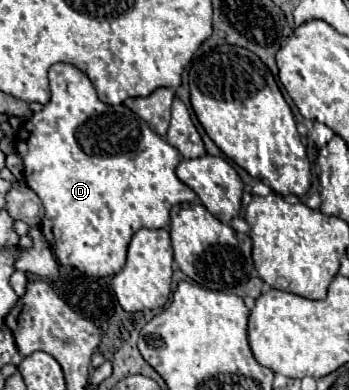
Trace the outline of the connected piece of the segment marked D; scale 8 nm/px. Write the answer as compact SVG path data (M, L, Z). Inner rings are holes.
M54 64L48 70L48 80L50 80L50 92L52 98L48 104L44 104L44 108L36 114L32 114L32 118L28 122L24 122L24 126L18 130L16 136L16 152L22 158L24 164L24 178L26 184L38 194L38 198L42 200L44 206L44 218L42 218L42 234L48 240L56 260L66 266L66 268L74 268L84 276L90 278L104 278L104 276L114 276L122 270L124 262L126 262L126 248L130 244L130 238L136 230L140 228L164 228L170 224L170 208L174 204L184 204L184 202L198 202L198 196L192 188L188 188L184 182L178 180L178 176L174 174L178 162L180 162L180 154L174 146L170 146L162 136L158 136L154 130L150 130L150 126L146 122L142 122L142 118L138 114L134 114L130 108L126 106L118 106L112 108L110 104L104 104L98 100L96 90L92 86L92 82L88 80L88 76L84 72L80 72L76 66L72 64Z

